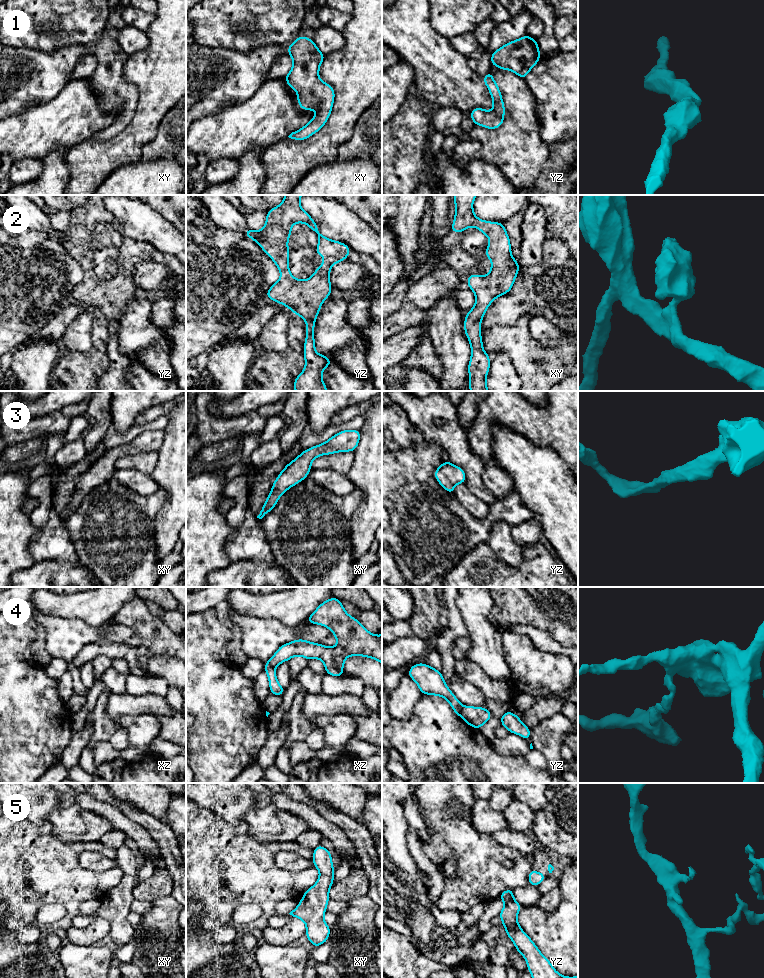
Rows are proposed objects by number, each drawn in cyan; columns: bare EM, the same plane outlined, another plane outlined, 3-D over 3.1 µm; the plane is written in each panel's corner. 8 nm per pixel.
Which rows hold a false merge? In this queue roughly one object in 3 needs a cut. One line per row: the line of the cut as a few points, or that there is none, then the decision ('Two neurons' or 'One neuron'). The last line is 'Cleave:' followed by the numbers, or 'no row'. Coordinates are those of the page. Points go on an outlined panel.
1: No split. One neuron
2: No split. One neuron
3: No split. One neuron
4: Split along yz (462, 706), (459, 714). Two neurons
5: No split. One neuron
Cleave: 4

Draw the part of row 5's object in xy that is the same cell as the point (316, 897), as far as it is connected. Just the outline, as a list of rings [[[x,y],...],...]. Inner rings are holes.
[[[320,844],[313,850],[313,865],[320,875],[317,882],[307,889],[298,906],[289,914],[301,919],[306,925],[306,936],[314,947],[329,939],[331,927],[324,921],[327,903],[330,900],[329,889],[334,881],[334,867],[330,851]]]

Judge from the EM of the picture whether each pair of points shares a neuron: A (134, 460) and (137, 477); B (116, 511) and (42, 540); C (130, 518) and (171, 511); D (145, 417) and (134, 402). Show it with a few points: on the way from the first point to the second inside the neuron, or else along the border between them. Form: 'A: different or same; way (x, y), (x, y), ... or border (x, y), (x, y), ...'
A: different; border (115, 468), (137, 469), (148, 474)
B: different; border (55, 509), (61, 524), (68, 533), (75, 552)
C: different; border (168, 494), (163, 505), (156, 513), (155, 538)
D: different; border (164, 403), (147, 407), (136, 418), (134, 423)

